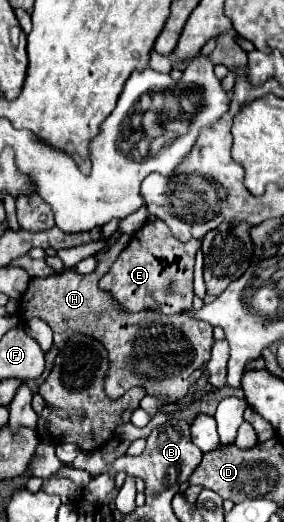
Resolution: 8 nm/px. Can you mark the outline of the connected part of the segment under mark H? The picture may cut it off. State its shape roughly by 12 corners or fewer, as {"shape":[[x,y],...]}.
{"shape":[[91,274],[31,278],[19,302],[57,348],[73,332],[109,352],[105,394],[143,386],[179,400],[211,358],[213,326],[127,312]]}

